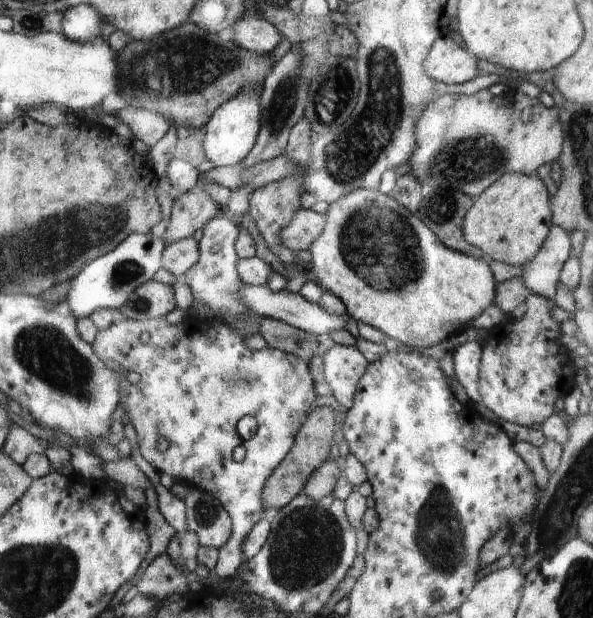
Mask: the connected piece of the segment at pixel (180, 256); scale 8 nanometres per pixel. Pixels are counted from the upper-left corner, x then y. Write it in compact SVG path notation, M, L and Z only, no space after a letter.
M189 236L166 243L163 266L178 277L188 273L200 258L200 242Z

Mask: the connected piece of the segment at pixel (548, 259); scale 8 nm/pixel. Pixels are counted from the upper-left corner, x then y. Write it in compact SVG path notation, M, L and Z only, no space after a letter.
M553 225L541 250L532 261L522 265L524 275L521 279L532 293L555 297L559 274L570 256L570 234L559 226Z

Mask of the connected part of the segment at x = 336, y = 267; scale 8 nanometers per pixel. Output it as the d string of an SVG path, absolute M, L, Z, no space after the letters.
M367 188L353 190L344 198L341 198L340 201L332 203L328 213L324 214L324 216L327 218L327 224L321 236L311 245L309 251L312 255L312 261L308 267L312 268L318 277L321 288L324 291L330 291L344 303L348 316L354 318L359 324L366 323L381 330L387 337L390 336L390 338L397 340L399 344L408 345L409 347L426 346L426 348L440 344L448 336L452 336L458 326L468 324L468 322L480 317L490 305L494 304L497 298L497 288L496 284L494 284L494 278L492 278L492 272L490 272L490 268L488 268L488 264L484 260L478 260L473 255L467 255L447 247L412 212L408 212L404 206L400 206L396 200L388 198L386 194L381 193L379 190L376 190L376 192Z

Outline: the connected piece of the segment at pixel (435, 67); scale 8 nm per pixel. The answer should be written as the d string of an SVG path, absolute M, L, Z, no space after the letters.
M438 38L432 52L425 58L425 70L430 79L446 84L462 84L478 74L476 57L454 42Z

